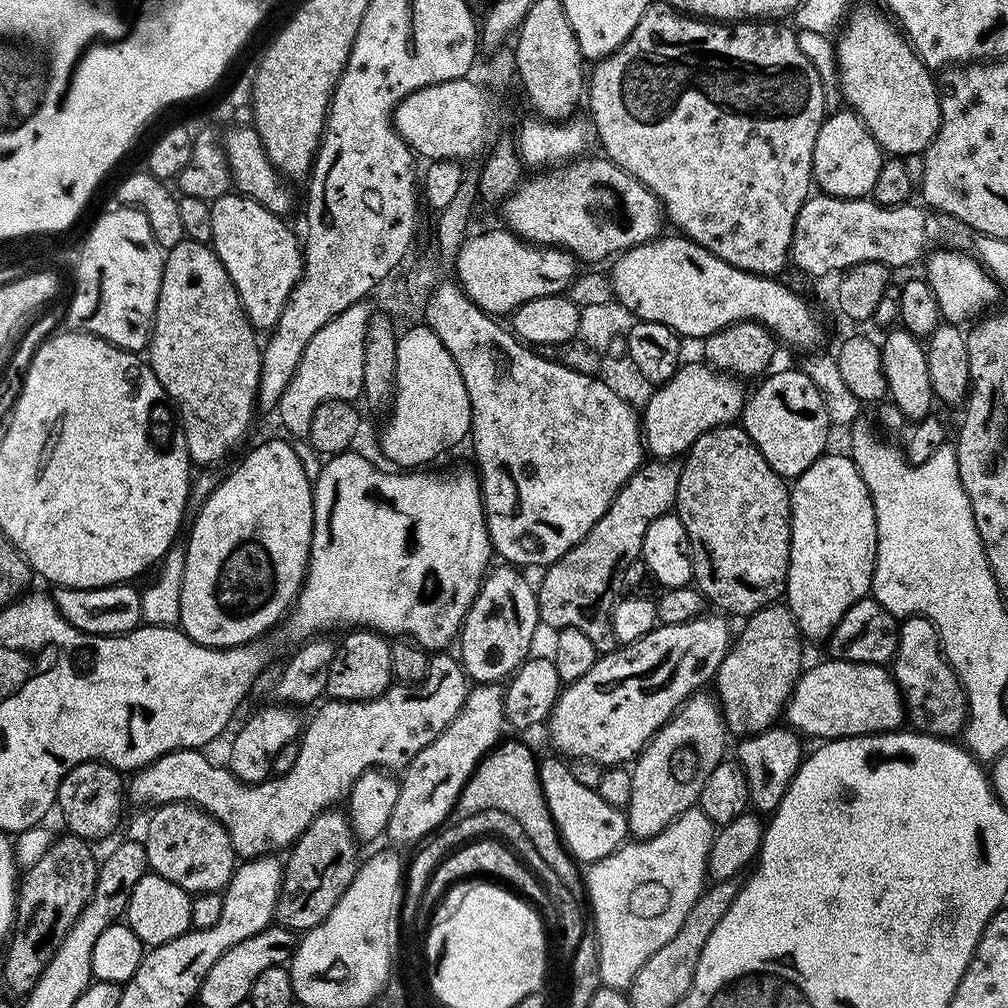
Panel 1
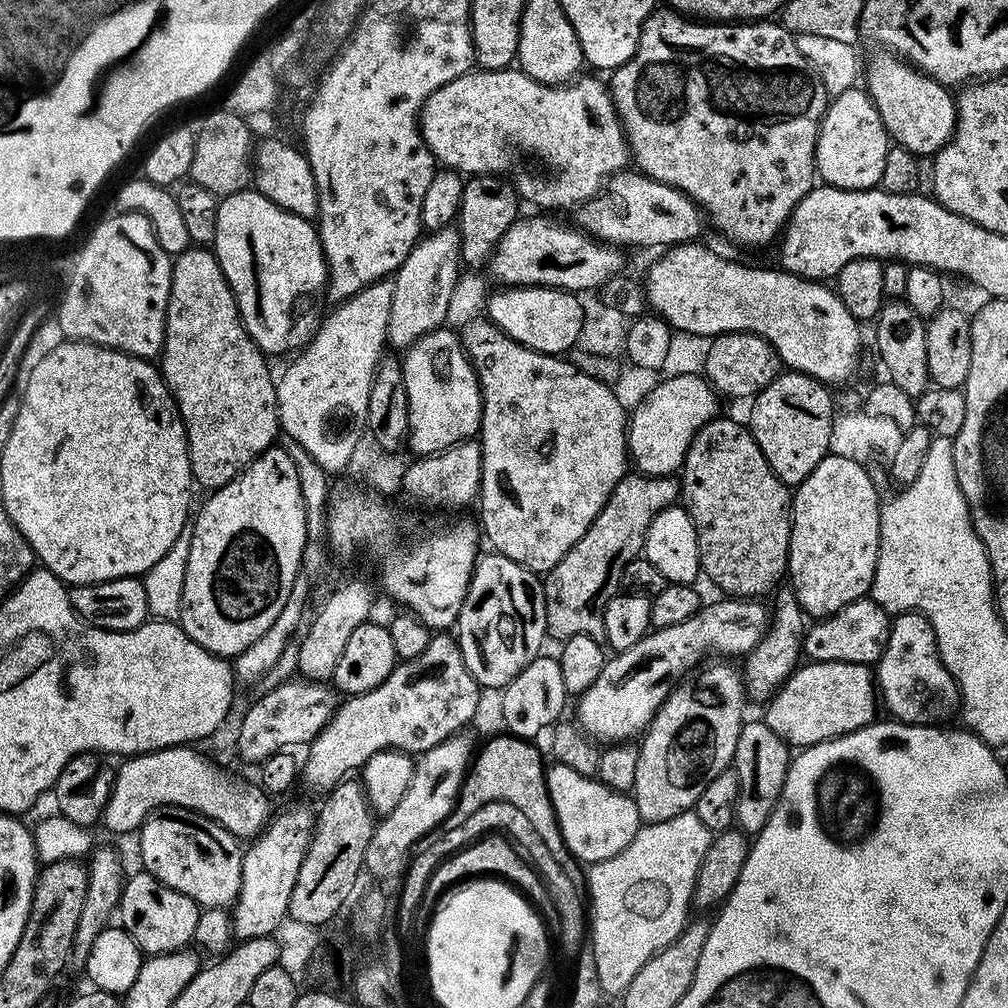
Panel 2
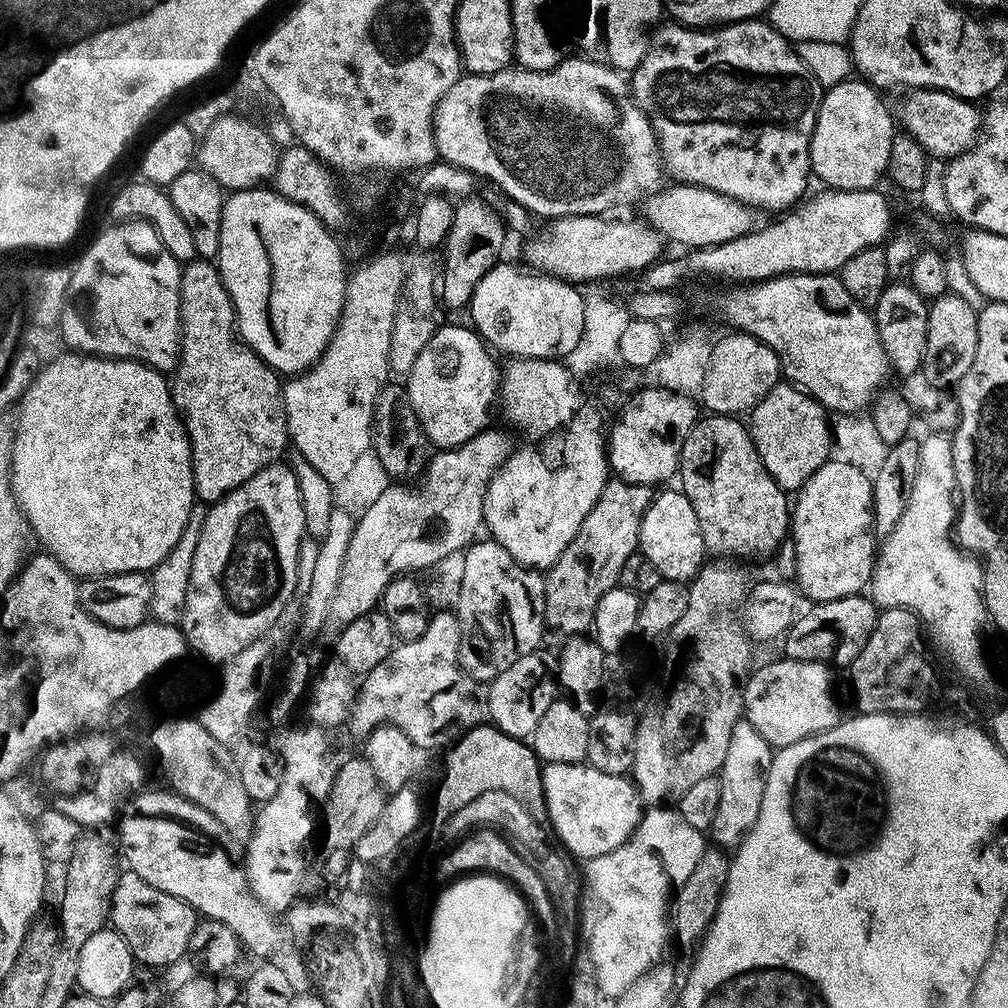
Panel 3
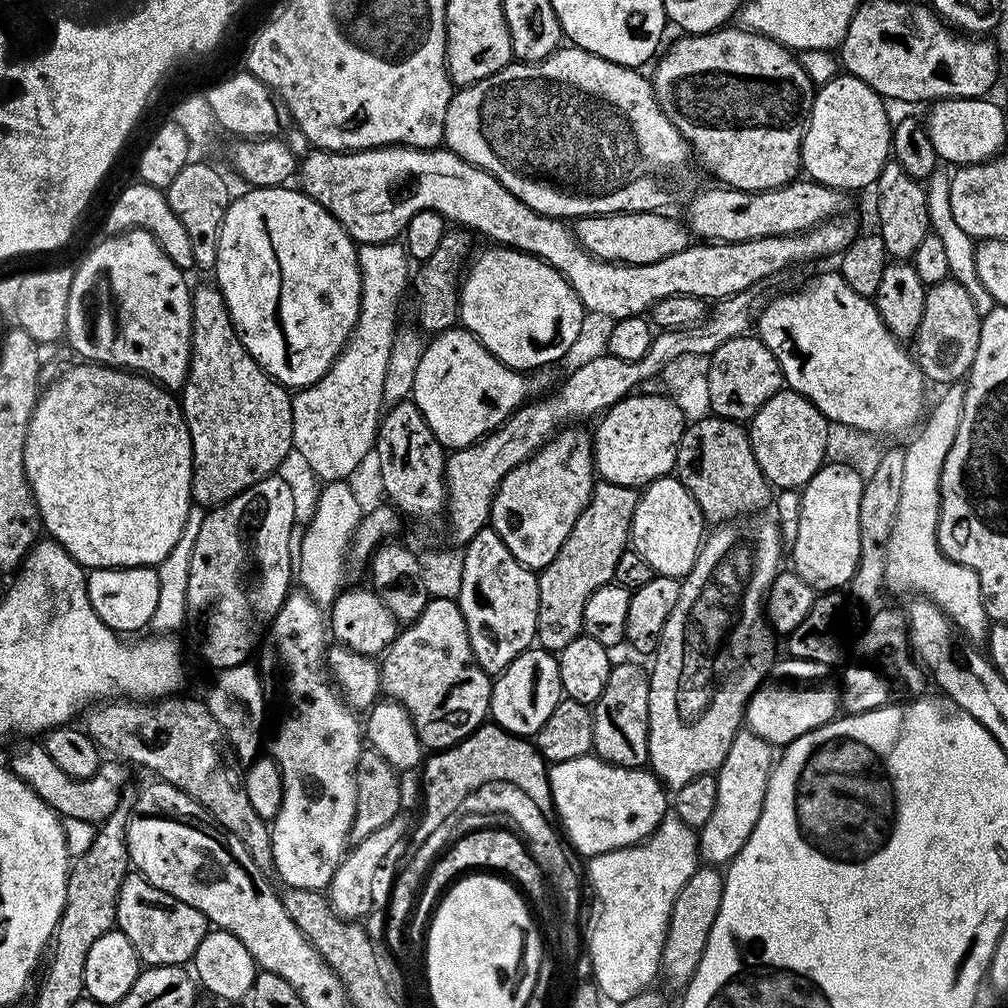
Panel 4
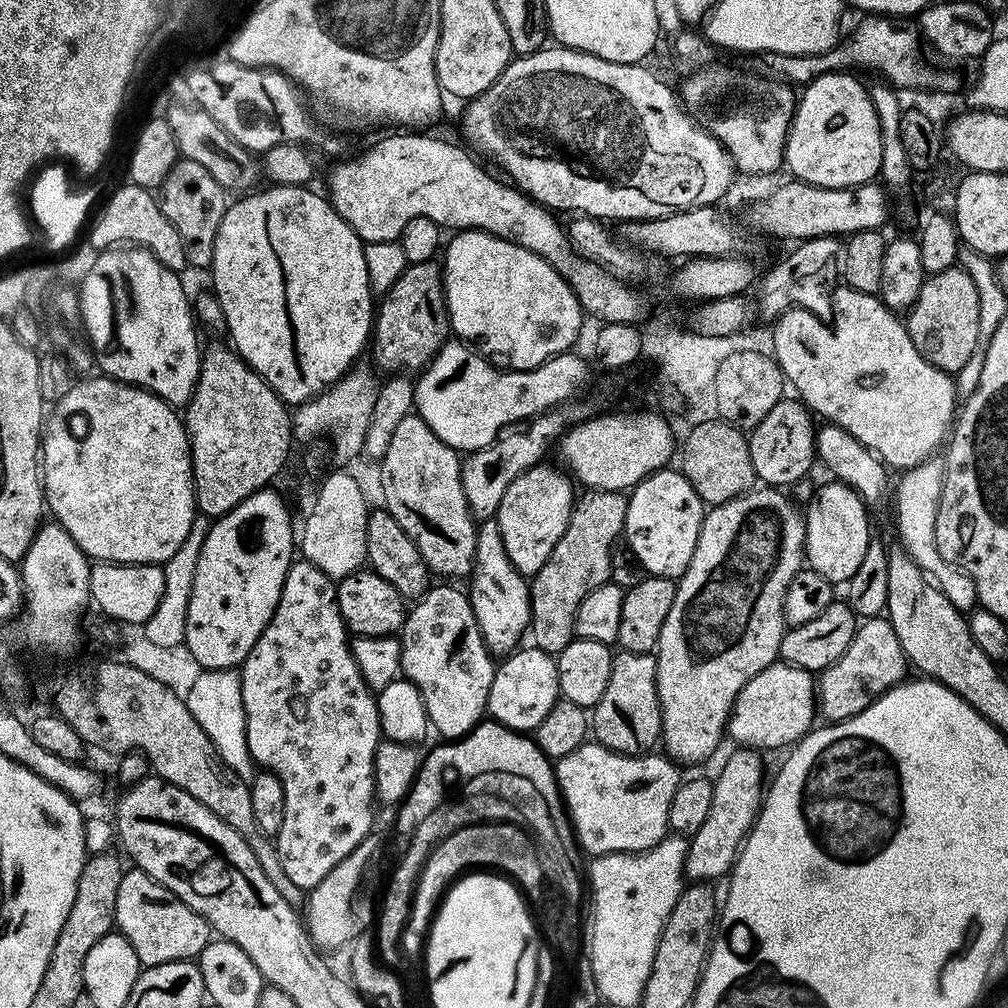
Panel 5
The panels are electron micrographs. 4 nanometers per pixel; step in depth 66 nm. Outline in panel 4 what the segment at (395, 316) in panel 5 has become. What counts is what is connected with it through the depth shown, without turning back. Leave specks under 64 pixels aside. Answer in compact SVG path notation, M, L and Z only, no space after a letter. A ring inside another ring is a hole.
M468 230L445 231L442 242L438 242L438 250L434 250L434 254L430 254L430 258L417 267L420 268L417 272L415 269L410 280L410 288L413 293L416 291L416 320L418 322L416 324L425 333L435 334L445 332L447 328L457 327L462 273L473 255L472 239L474 239L473 233Z

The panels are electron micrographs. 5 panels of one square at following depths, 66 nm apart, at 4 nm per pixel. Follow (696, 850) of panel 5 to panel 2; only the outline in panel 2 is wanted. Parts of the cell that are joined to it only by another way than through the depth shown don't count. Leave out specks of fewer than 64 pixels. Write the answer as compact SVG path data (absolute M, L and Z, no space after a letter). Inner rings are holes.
M749 719L738 734L738 746L736 747L736 759L734 771L740 779L740 792L736 795L734 816L740 820L748 820L742 825L743 831L755 834L760 831L761 822L768 819L776 800L784 785L784 779L788 773L790 763L790 746L763 719Z

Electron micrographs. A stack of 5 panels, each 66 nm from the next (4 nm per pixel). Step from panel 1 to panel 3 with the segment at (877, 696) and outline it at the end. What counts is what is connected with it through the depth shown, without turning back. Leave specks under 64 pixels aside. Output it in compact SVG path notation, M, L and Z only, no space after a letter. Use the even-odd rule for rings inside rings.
M780 658L768 669L757 667L746 684L746 719L773 749L779 750L802 738L830 730L842 719L840 704L832 693L833 669L813 660Z

